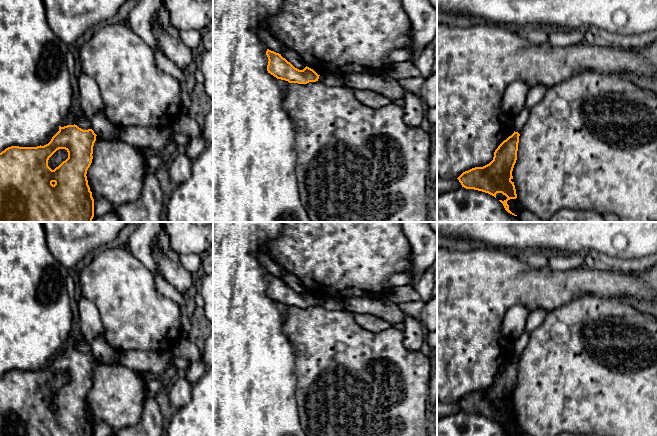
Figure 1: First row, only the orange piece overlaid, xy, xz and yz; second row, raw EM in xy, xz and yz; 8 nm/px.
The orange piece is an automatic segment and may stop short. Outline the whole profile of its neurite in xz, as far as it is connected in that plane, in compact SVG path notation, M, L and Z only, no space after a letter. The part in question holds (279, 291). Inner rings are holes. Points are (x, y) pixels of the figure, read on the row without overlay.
M267 273L266 279L269 284L267 295L277 303L298 308L316 306L319 303L320 299L318 299L313 293L306 290L303 294L299 294L279 277Z

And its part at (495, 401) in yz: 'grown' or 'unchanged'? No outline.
unchanged

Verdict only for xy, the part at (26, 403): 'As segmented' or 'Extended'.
As segmented

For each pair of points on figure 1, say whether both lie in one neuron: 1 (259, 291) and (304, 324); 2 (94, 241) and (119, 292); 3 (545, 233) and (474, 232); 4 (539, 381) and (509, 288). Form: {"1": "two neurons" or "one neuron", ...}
{"1": "two neurons", "2": "two neurons", "3": "one neuron", "4": "two neurons"}

